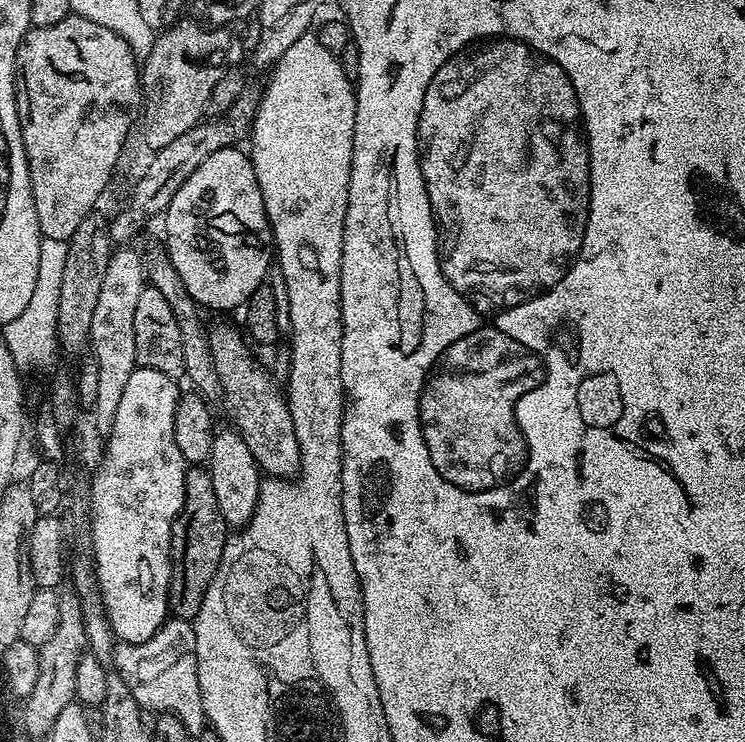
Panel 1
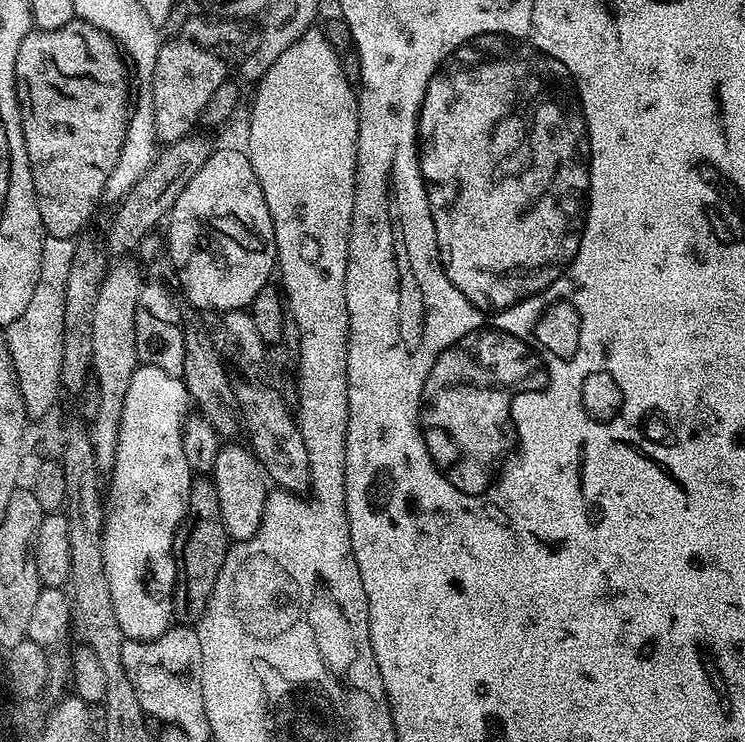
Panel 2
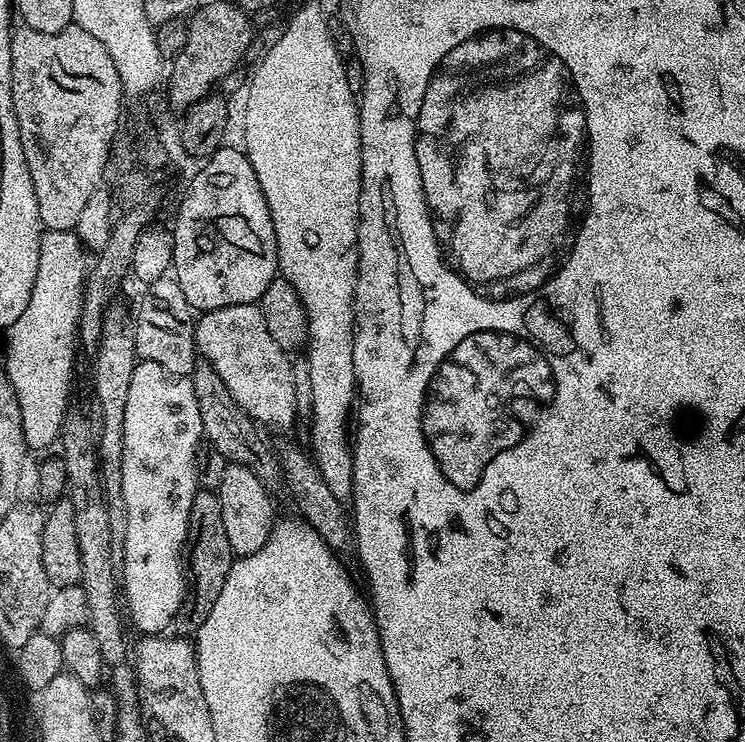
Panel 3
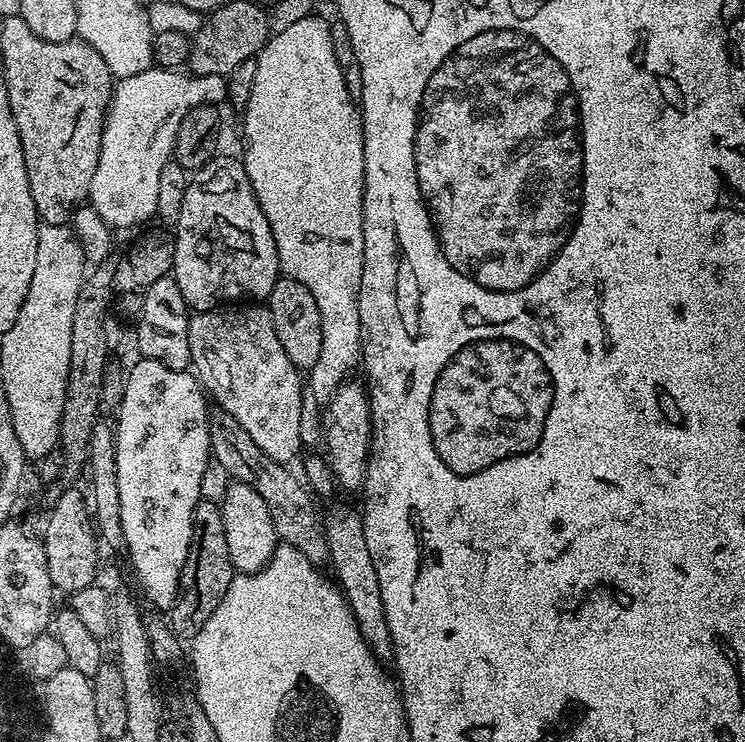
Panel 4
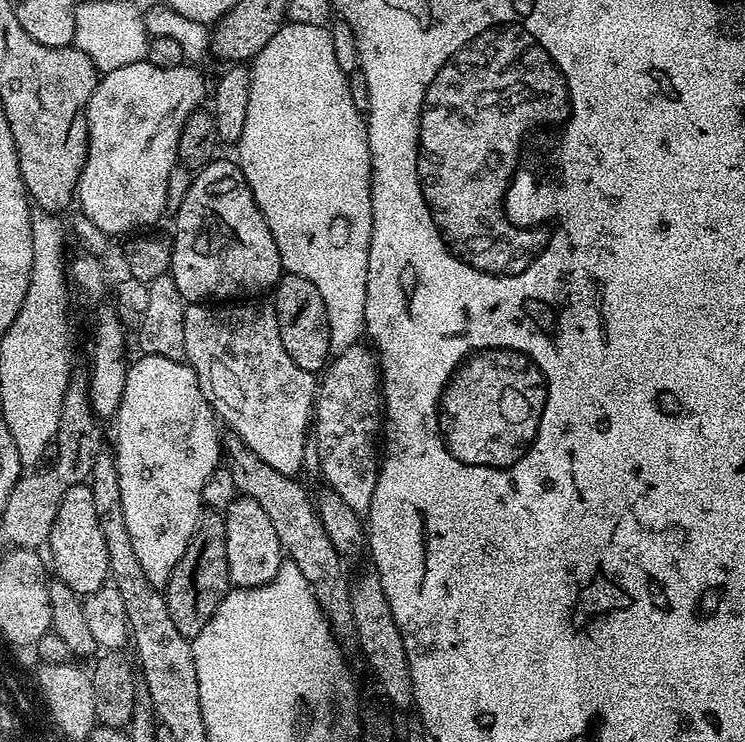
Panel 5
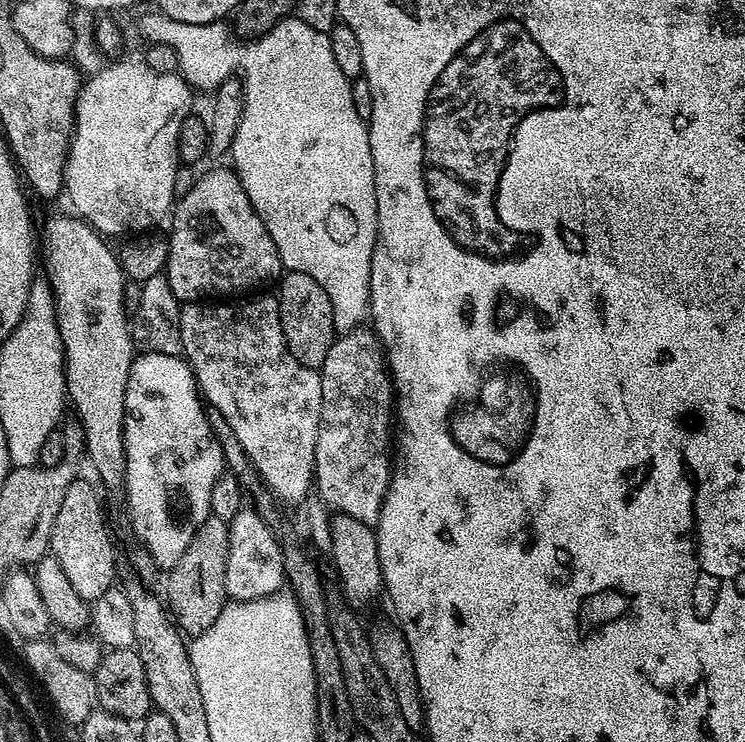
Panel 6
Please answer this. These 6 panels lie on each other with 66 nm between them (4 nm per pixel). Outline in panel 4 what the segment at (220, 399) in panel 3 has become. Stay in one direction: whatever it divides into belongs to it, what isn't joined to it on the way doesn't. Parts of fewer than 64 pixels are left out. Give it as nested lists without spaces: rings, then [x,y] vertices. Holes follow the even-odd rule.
[[[219,408],[209,413],[211,455],[222,463],[232,478],[241,484],[248,484],[262,495],[270,511],[271,521],[277,537],[294,546],[312,564],[323,565],[328,560],[329,548],[319,517],[314,510],[315,501],[303,481],[289,471],[287,465],[277,463],[255,445],[253,438],[232,415]]]

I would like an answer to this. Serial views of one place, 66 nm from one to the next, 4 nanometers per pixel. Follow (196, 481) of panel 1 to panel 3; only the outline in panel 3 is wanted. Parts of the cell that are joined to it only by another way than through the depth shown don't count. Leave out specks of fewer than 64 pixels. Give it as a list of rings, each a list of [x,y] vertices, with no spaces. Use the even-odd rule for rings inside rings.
[[[196,491],[194,502],[190,506],[188,523],[186,591],[174,621],[175,631],[181,637],[195,637],[202,622],[206,622],[206,614],[214,610],[214,601],[218,598],[222,585],[226,583],[226,574],[230,574],[233,559],[234,553],[230,541],[226,539],[226,525],[222,523],[222,502],[219,495],[216,492]]]

